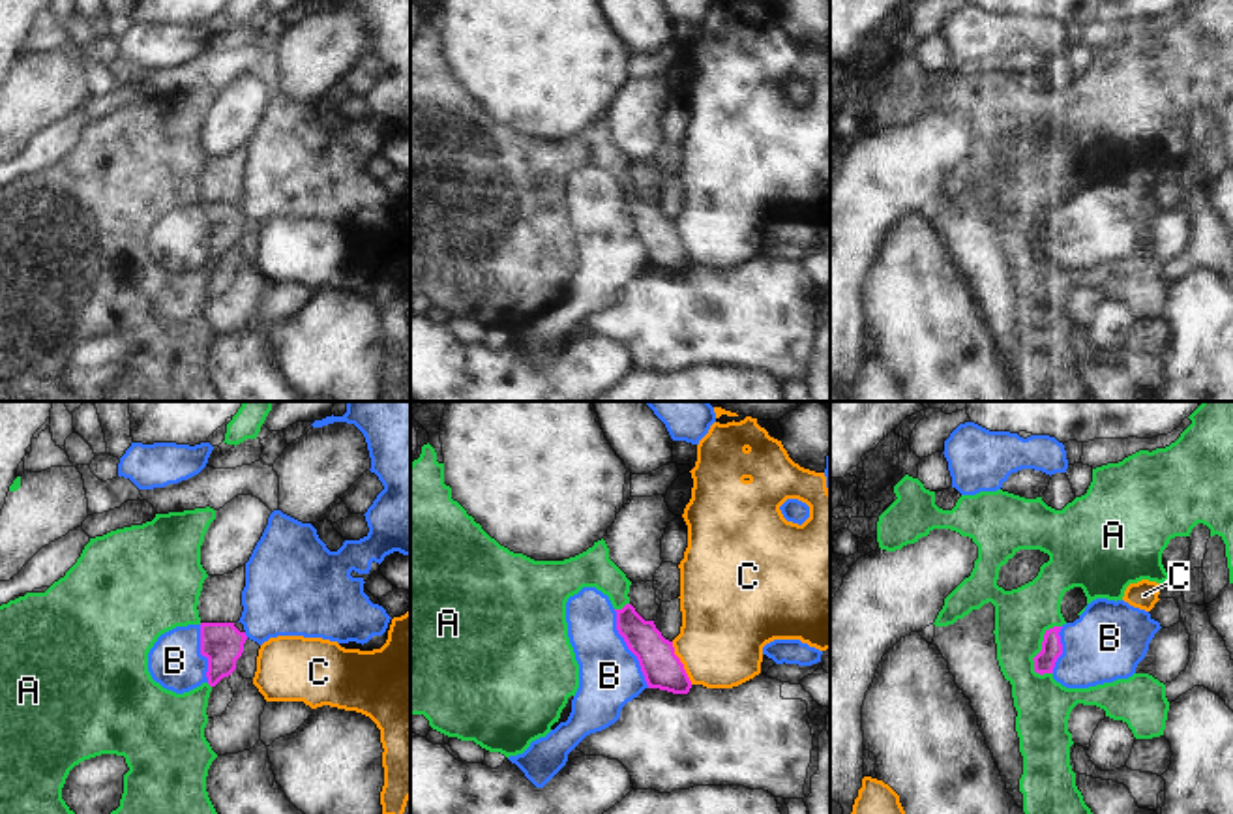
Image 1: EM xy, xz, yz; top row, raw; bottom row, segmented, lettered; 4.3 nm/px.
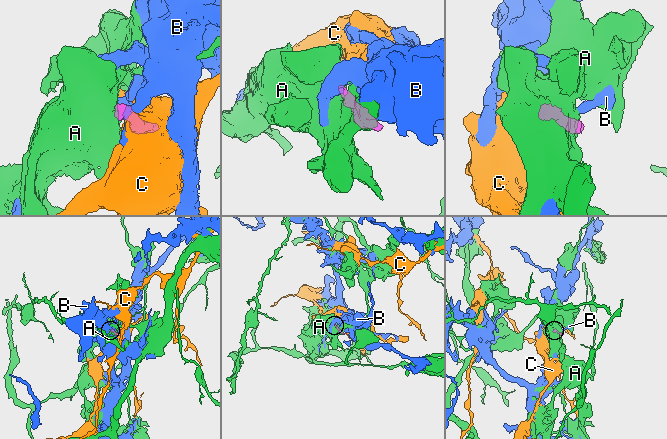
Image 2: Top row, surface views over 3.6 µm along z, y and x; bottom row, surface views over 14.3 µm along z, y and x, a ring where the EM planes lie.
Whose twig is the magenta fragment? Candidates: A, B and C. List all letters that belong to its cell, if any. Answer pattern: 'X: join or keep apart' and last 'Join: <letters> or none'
A: join
B: keep apart
C: keep apart
Join: A

